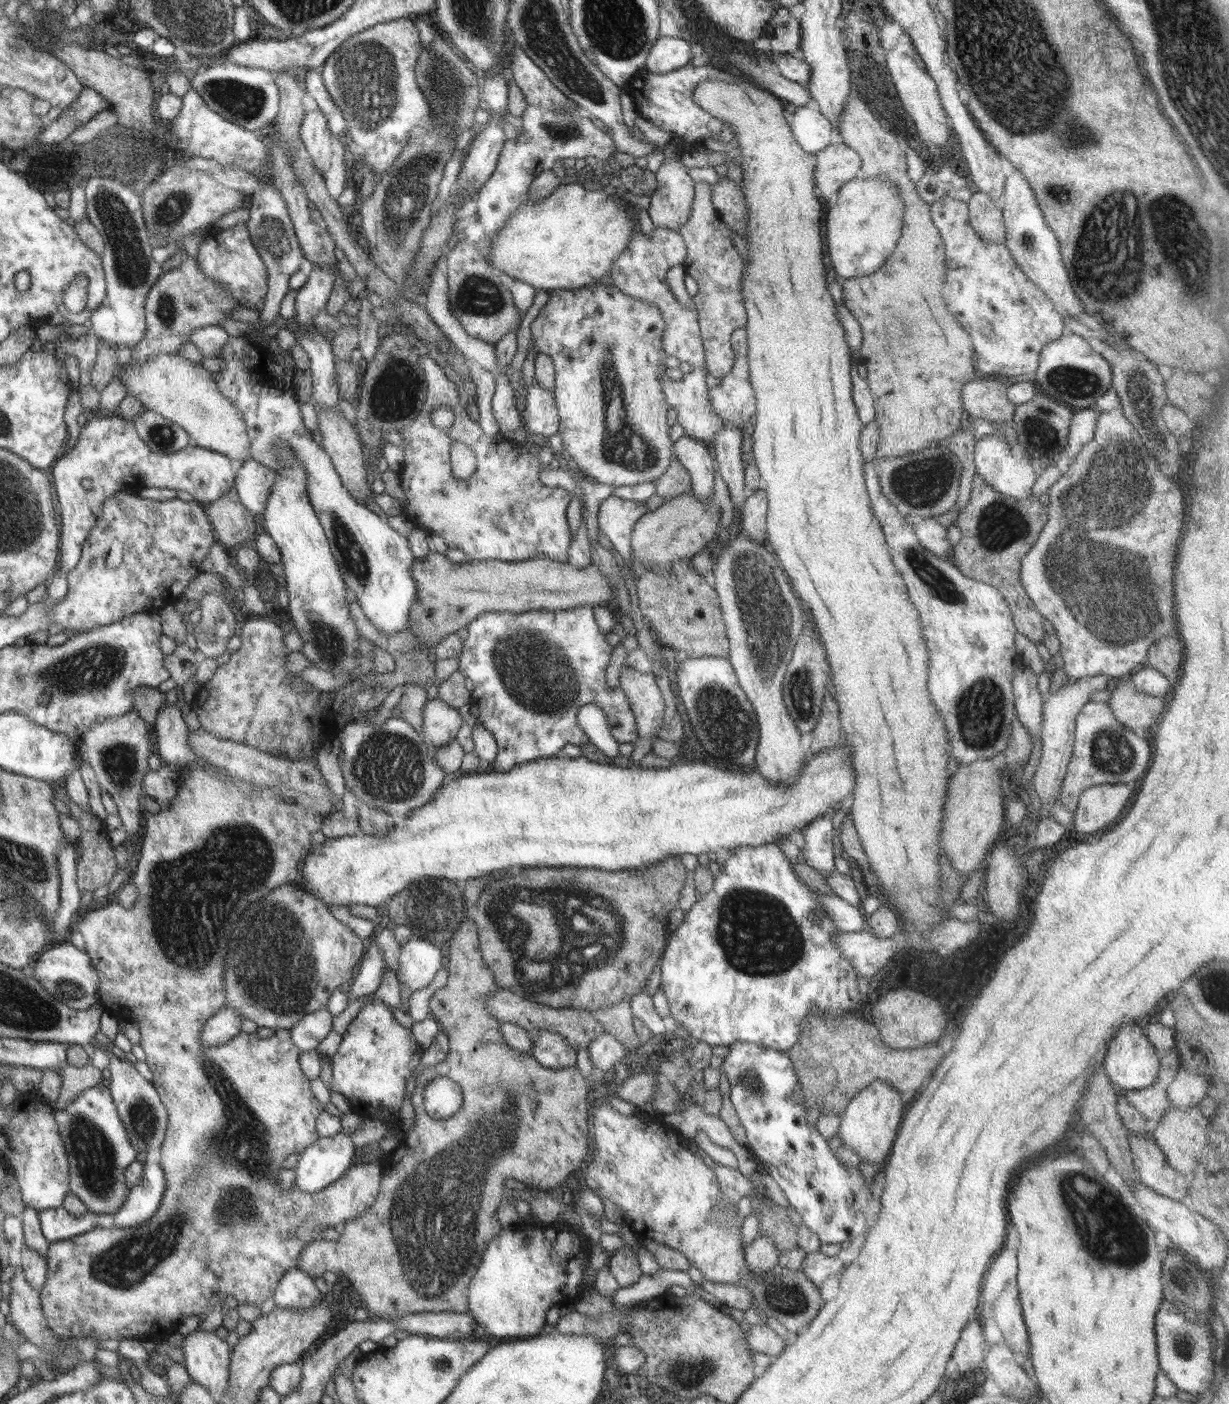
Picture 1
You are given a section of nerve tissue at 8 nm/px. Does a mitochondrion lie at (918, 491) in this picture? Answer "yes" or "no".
yes

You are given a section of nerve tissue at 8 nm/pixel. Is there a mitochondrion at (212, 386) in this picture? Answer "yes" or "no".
no

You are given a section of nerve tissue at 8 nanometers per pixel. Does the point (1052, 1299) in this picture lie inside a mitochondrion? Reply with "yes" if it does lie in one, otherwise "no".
no

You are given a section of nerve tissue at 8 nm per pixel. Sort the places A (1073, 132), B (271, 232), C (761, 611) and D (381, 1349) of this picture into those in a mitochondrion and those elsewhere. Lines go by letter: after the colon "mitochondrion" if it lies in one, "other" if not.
A: mitochondrion
B: mitochondrion
C: mitochondrion
D: other

